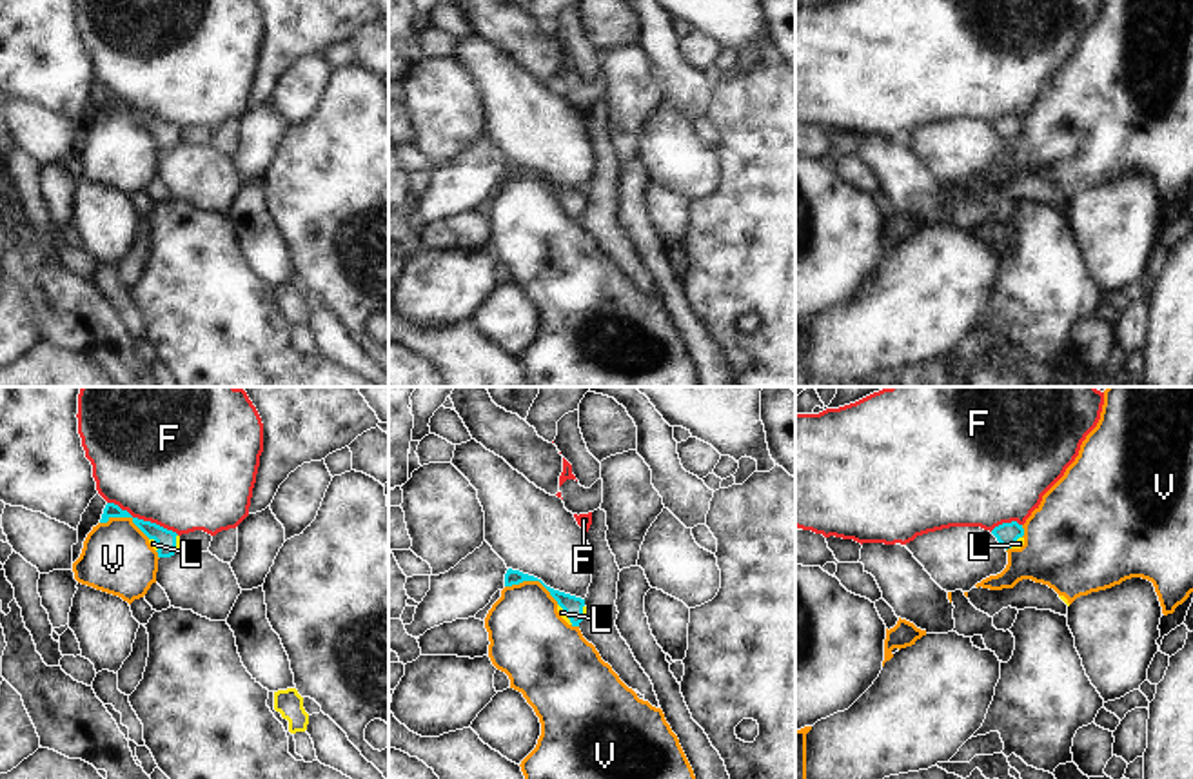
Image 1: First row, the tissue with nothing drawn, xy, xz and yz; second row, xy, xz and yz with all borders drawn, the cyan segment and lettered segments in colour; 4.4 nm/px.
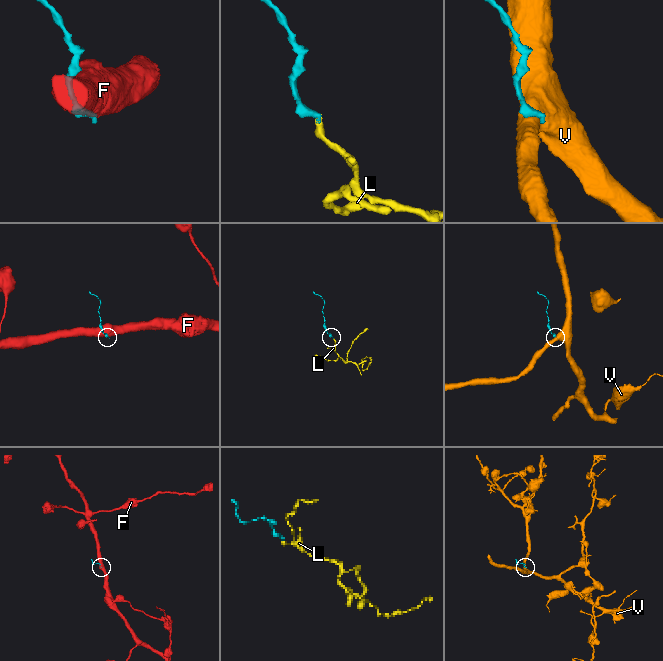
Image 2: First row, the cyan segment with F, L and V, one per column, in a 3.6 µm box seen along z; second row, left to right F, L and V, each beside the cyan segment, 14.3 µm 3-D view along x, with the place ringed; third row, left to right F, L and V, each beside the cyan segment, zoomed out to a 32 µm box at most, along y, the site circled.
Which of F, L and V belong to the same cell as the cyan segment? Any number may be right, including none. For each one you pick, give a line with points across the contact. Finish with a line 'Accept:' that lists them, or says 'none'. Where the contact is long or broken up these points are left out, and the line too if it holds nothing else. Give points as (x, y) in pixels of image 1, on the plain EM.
L: runs through xz (572, 198), (565, 207), (561, 206)
Accept: L

